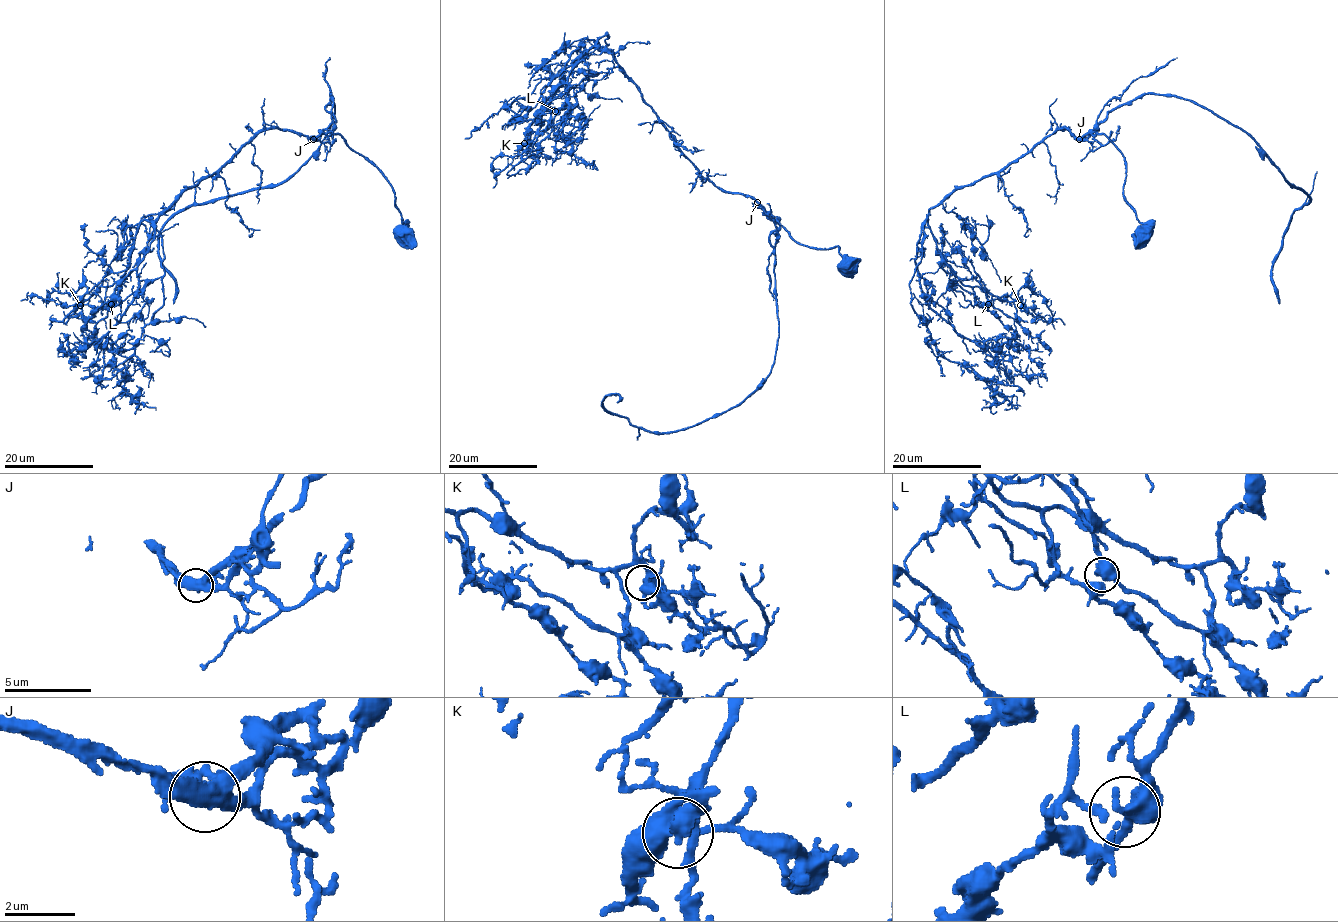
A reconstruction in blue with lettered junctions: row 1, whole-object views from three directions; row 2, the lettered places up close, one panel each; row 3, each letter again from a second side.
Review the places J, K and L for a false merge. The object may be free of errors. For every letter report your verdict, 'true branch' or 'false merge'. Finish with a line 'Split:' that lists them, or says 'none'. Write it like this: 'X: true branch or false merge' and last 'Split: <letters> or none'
J: true branch
K: true branch
L: true branch
Split: none

